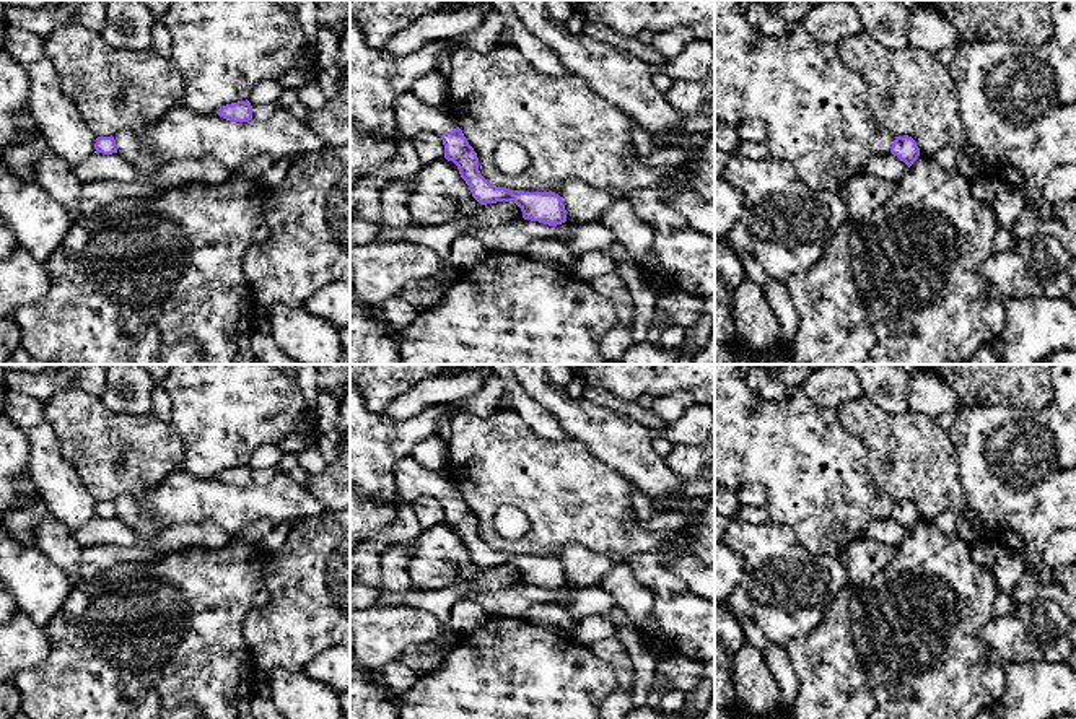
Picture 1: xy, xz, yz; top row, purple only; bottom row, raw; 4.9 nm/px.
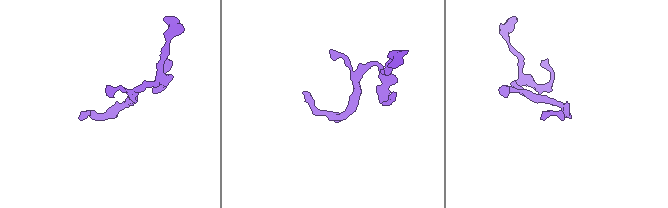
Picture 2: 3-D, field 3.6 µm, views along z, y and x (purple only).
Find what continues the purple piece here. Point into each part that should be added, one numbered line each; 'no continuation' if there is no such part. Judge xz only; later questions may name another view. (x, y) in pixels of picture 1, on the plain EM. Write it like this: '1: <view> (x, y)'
1: xz (412, 480)

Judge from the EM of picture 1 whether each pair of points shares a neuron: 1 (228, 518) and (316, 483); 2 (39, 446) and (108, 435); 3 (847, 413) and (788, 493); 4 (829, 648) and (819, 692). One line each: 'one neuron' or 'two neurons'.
1: two neurons
2: two neurons
3: two neurons
4: one neuron

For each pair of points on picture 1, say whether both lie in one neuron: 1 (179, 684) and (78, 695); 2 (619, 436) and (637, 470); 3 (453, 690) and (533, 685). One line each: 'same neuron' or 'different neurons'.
1: same neuron
2: same neuron
3: same neuron

